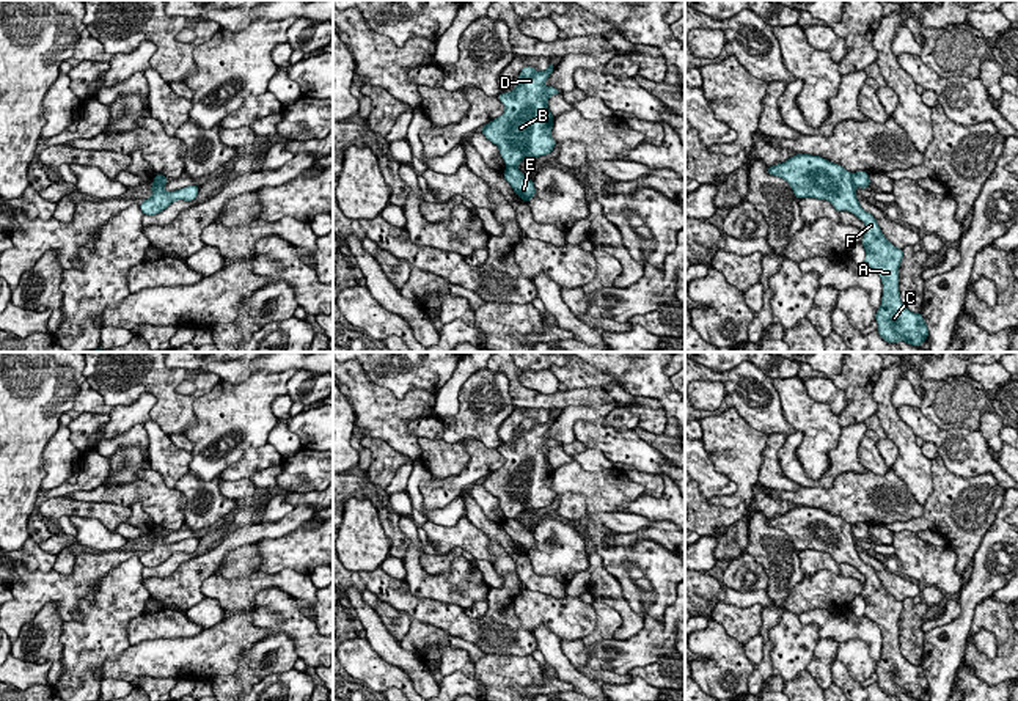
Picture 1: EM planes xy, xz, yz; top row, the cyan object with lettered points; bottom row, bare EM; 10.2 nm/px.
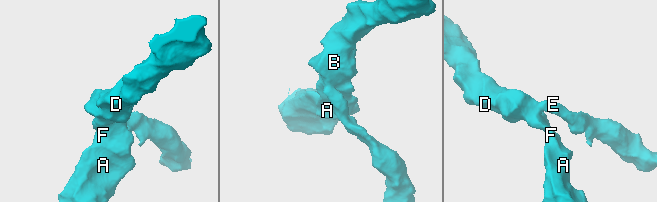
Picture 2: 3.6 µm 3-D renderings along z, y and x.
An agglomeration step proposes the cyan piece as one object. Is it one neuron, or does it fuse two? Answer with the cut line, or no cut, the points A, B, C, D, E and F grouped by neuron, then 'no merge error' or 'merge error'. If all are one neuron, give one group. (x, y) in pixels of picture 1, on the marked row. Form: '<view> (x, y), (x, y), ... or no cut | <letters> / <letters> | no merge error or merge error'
yz (850, 173), (855, 186) | A B C D F / E | merge error

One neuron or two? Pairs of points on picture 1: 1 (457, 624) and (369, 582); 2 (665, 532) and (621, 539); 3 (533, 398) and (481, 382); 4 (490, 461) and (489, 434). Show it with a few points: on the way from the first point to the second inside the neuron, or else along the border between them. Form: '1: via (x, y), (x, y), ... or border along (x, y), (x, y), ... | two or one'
1: via (435, 613), (410, 605), (391, 590) | one
2: via (654, 532), (632, 538) | one
3: border along (486, 368), (506, 378), (508, 393), (514, 406) | two
4: border along (459, 440), (478, 439), (487, 447), (497, 448) | two

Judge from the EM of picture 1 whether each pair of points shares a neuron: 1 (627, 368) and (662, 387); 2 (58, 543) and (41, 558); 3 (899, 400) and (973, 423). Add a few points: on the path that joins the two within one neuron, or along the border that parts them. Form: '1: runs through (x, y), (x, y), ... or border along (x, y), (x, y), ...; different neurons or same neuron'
1: runs through (635, 373), (654, 382); same neuron
2: border along (30, 535), (44, 550), (55, 555); different neurons
3: border along (922, 398), (919, 406); different neurons

